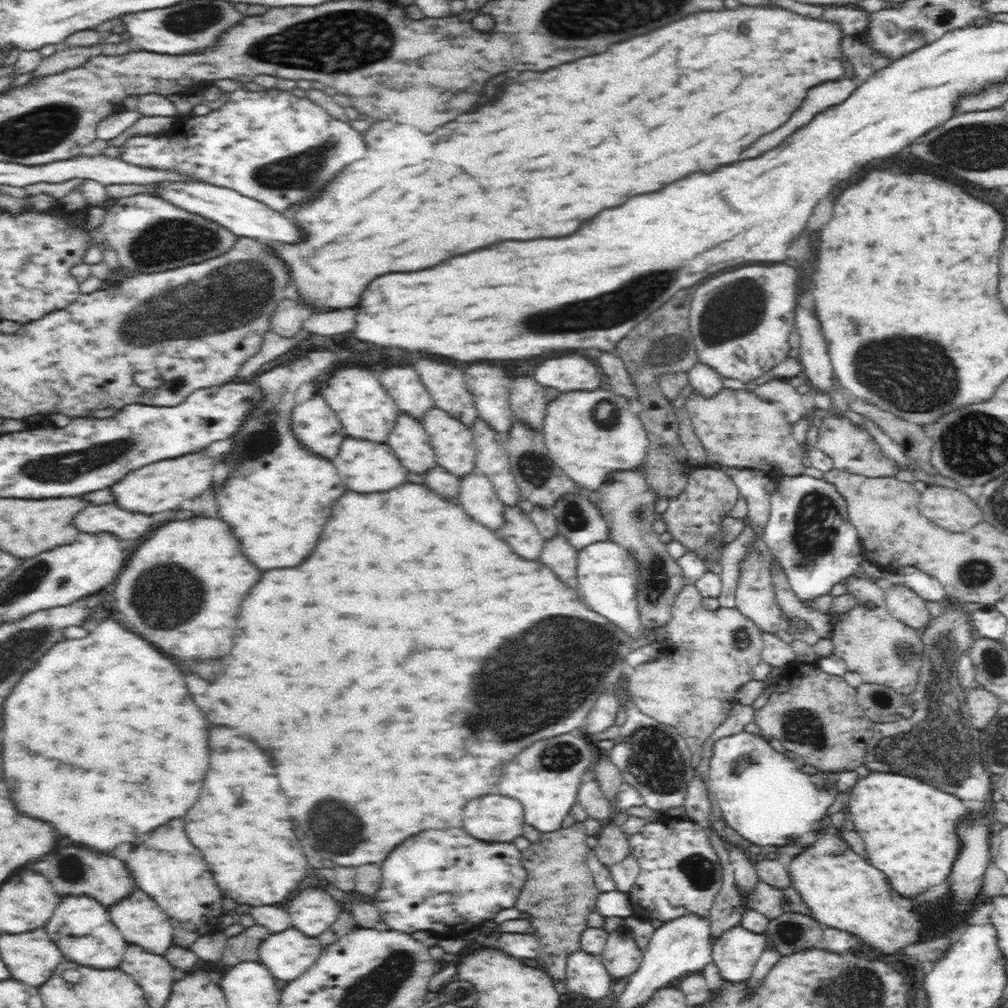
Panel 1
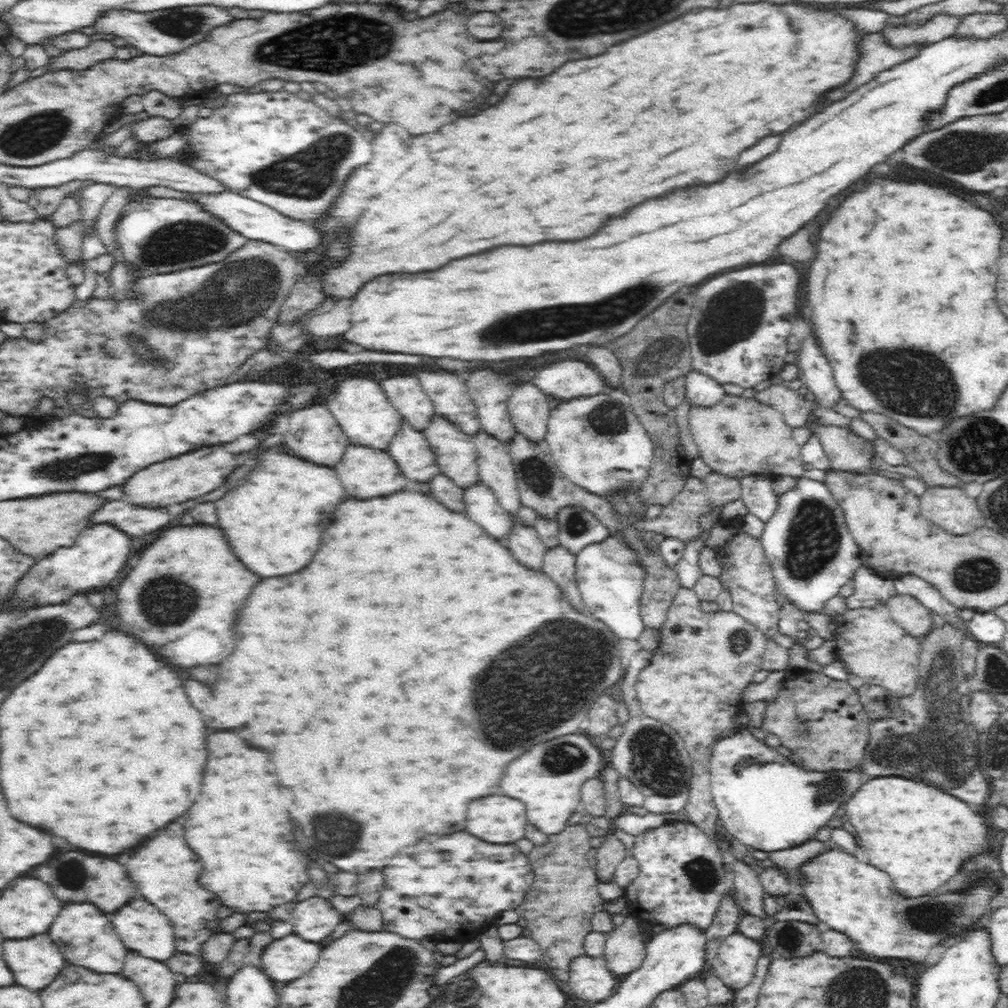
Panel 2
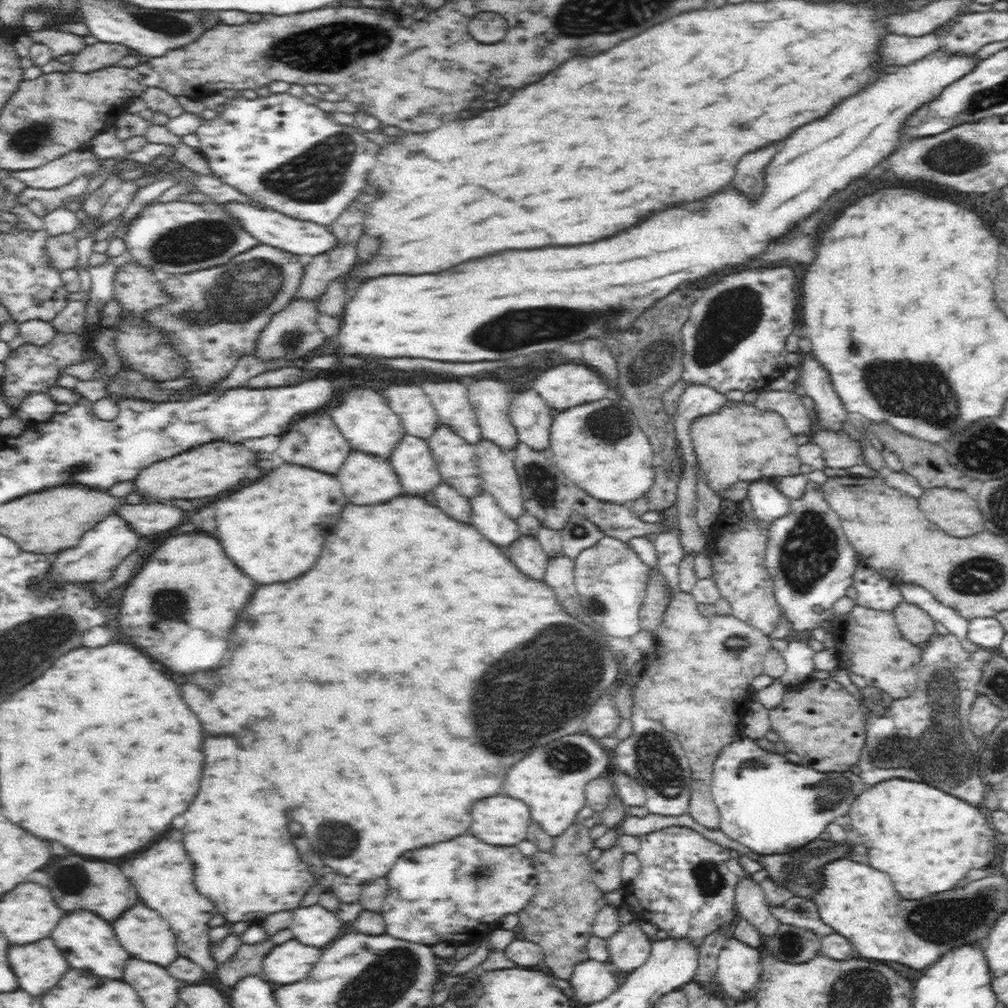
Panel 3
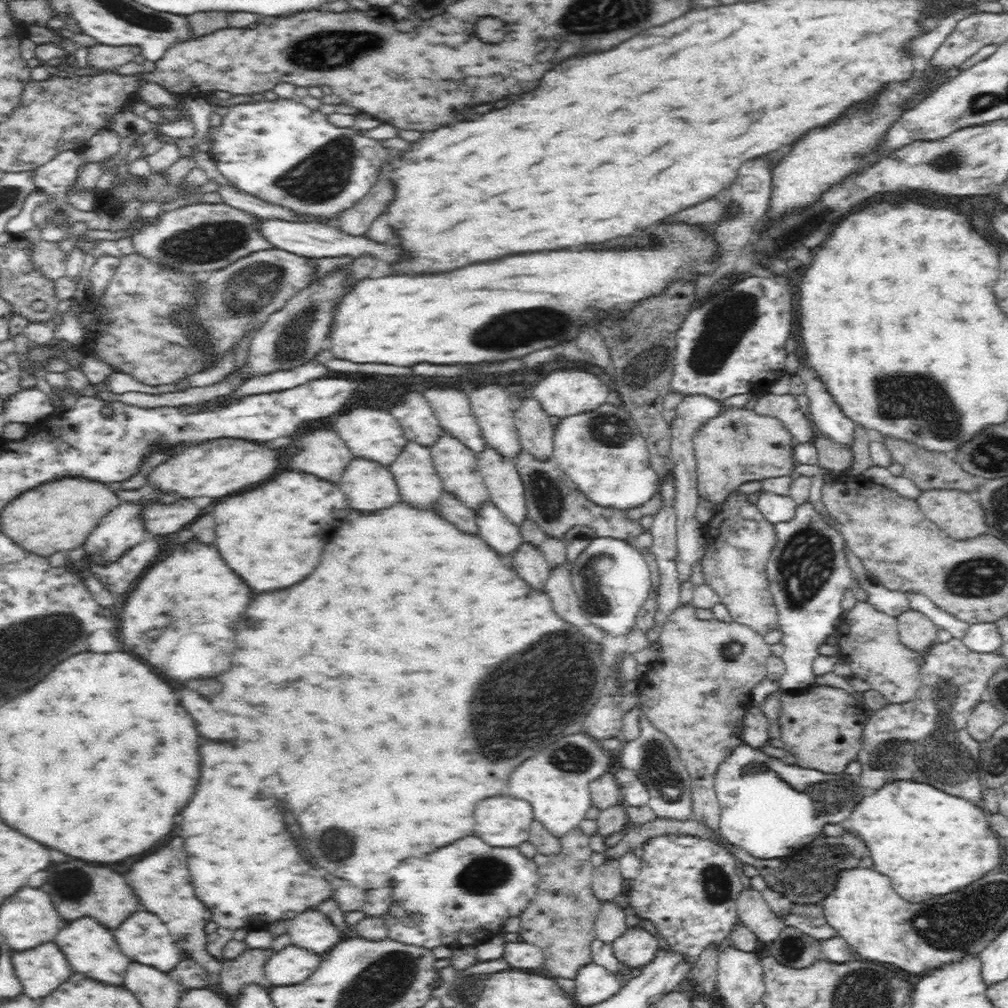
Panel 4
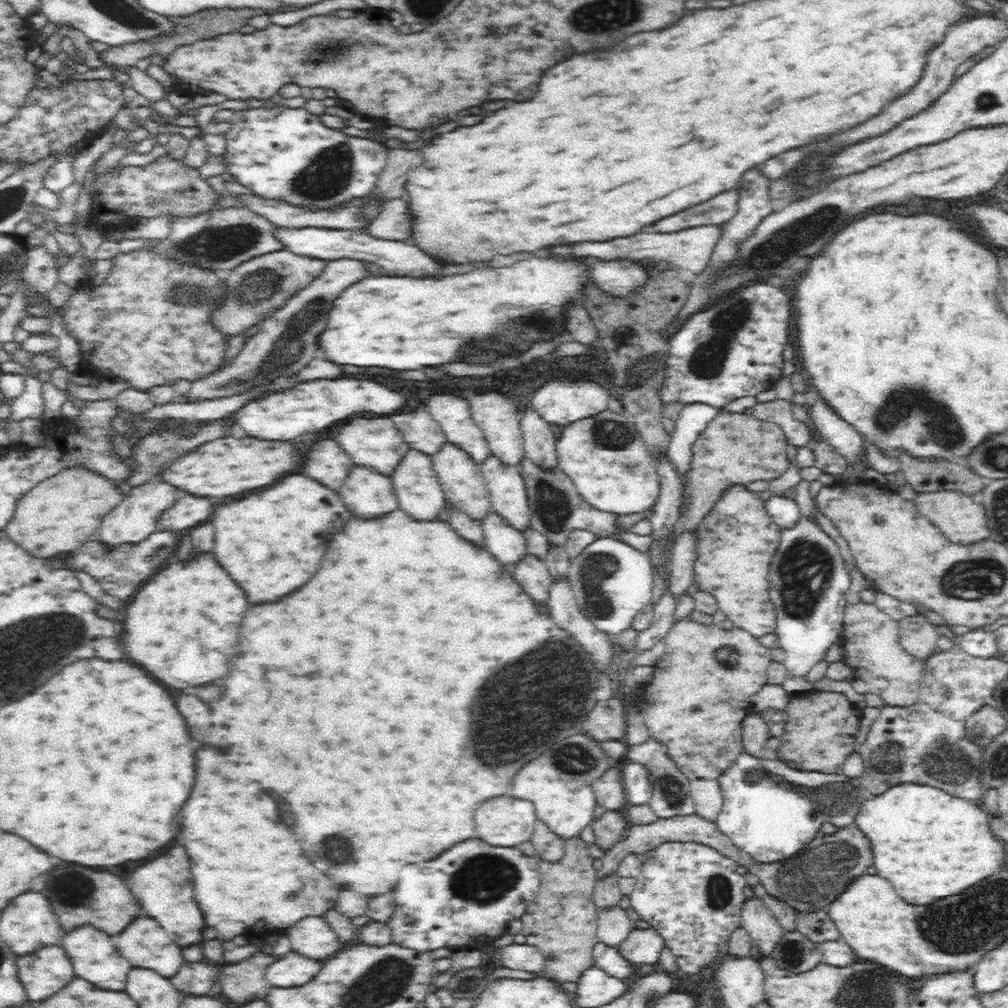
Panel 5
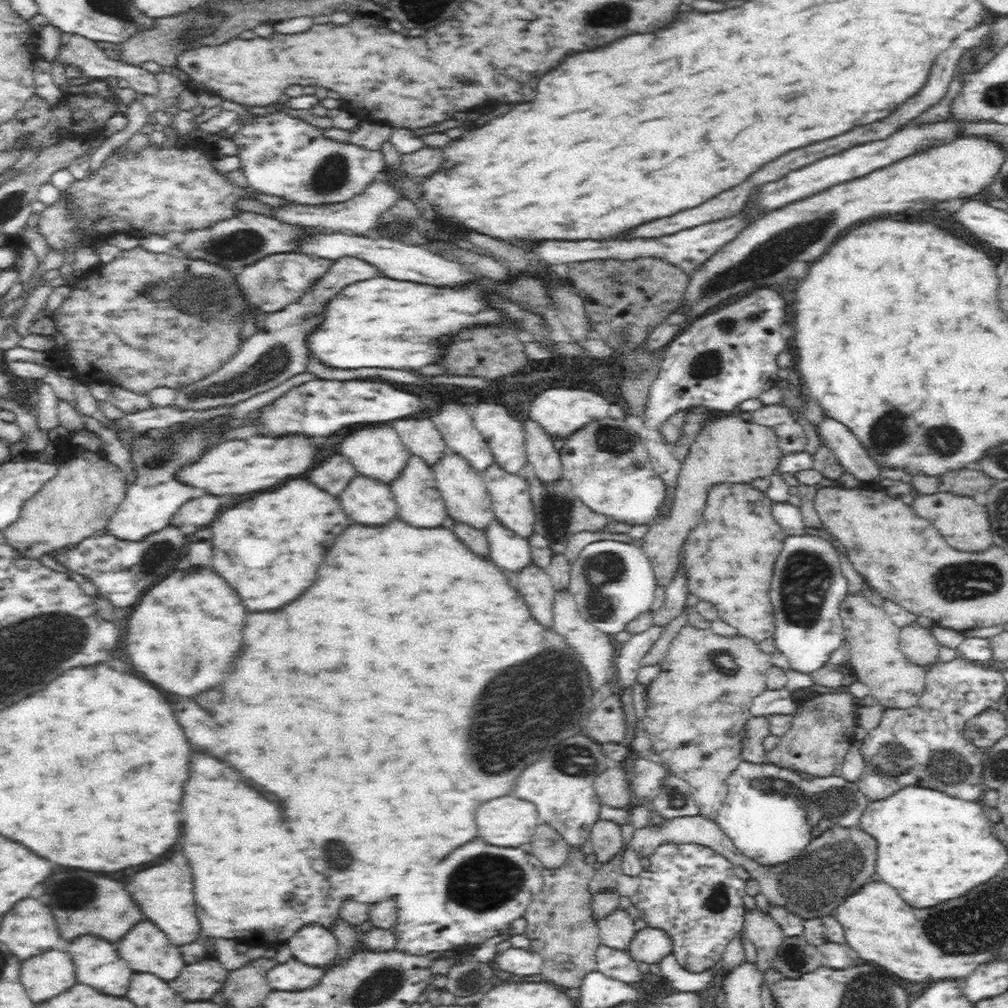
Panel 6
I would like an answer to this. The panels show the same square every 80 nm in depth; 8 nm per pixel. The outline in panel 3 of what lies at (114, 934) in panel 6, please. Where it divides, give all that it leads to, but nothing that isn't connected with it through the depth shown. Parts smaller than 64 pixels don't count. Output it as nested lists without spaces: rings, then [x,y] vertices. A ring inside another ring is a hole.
[[[70,856],[60,862],[52,862],[52,866],[38,872],[36,876],[30,878],[30,882],[36,882],[44,888],[52,890],[52,898],[55,899],[56,906],[63,914],[72,914],[76,910],[88,910],[93,912],[111,924],[118,921],[126,910],[134,908],[138,904],[138,894],[134,892],[134,886],[127,876],[122,874],[120,868],[108,864],[108,862],[88,862],[80,856]]]

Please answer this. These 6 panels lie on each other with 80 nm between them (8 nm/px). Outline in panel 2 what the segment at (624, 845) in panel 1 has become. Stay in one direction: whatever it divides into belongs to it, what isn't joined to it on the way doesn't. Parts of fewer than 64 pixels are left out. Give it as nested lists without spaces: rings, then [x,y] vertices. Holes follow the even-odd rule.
[[[611,831],[605,836],[605,841],[595,851],[597,883],[610,884],[615,882],[617,866],[628,856],[629,851]]]

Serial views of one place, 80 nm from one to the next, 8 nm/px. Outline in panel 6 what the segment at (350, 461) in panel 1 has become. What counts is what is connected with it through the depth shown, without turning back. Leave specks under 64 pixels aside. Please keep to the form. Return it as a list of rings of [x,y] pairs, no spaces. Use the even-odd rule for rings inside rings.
[[[361,474],[350,480],[348,488],[338,499],[349,520],[368,528],[380,528],[398,517],[396,501],[389,485]]]

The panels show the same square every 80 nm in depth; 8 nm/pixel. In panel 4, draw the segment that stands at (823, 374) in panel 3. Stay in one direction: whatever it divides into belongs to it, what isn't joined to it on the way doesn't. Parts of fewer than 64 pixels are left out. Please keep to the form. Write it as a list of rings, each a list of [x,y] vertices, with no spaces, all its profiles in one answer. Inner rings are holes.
[[[815,377],[805,384],[805,394],[810,398],[808,418],[814,425],[818,436],[851,448],[856,442],[856,426],[846,418],[840,407],[832,401],[825,386]]]

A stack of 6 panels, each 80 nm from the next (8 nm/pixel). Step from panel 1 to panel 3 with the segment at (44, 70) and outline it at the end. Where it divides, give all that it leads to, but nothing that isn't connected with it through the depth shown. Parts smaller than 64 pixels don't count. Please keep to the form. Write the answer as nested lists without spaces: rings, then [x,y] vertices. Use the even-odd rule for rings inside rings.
[[[98,41],[95,44],[86,45],[84,50],[76,53],[76,57],[70,65],[78,70],[78,73],[90,73],[92,70],[98,71],[104,68],[116,67],[122,58],[126,58],[130,54],[132,54],[130,47]]]

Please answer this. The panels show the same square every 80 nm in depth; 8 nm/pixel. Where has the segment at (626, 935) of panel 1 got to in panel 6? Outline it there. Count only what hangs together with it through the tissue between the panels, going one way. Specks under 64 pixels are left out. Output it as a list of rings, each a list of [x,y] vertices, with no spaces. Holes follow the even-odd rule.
[[[646,927],[636,932],[628,953],[642,966],[659,963],[672,955],[673,941],[671,934],[664,929]]]

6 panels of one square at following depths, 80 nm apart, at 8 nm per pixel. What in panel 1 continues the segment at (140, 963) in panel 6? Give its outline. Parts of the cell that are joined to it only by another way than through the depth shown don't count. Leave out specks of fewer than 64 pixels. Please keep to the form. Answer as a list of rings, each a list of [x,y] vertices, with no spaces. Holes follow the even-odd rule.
[[[130,894],[118,905],[112,906],[107,910],[112,922],[122,934],[123,939],[128,945],[139,946],[150,954],[165,956],[173,944],[173,923],[171,918],[156,906],[146,894]]]

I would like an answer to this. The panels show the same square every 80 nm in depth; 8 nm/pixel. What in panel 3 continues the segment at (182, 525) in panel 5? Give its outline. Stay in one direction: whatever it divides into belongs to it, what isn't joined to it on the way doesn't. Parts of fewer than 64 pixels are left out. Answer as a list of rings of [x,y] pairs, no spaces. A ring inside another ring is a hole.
[[[140,502],[138,504],[122,503],[115,507],[132,527],[144,536],[160,534],[178,528],[194,510],[186,511],[170,502]]]

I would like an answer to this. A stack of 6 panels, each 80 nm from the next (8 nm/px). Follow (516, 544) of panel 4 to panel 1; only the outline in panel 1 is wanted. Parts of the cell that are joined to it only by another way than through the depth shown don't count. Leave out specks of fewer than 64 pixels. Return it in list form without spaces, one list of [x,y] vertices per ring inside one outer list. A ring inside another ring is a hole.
[[[468,474],[461,481],[457,499],[470,518],[486,526],[492,532],[504,528],[505,506],[499,501],[493,484],[481,474]]]

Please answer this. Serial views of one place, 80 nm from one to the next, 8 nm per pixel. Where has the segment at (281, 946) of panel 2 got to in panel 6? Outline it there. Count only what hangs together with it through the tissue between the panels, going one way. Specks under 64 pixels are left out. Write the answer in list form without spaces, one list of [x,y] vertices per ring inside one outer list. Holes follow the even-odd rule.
[[[290,958],[288,961],[278,963],[272,970],[268,970],[266,980],[272,991],[277,992],[303,992],[320,984],[325,969],[311,968]]]

